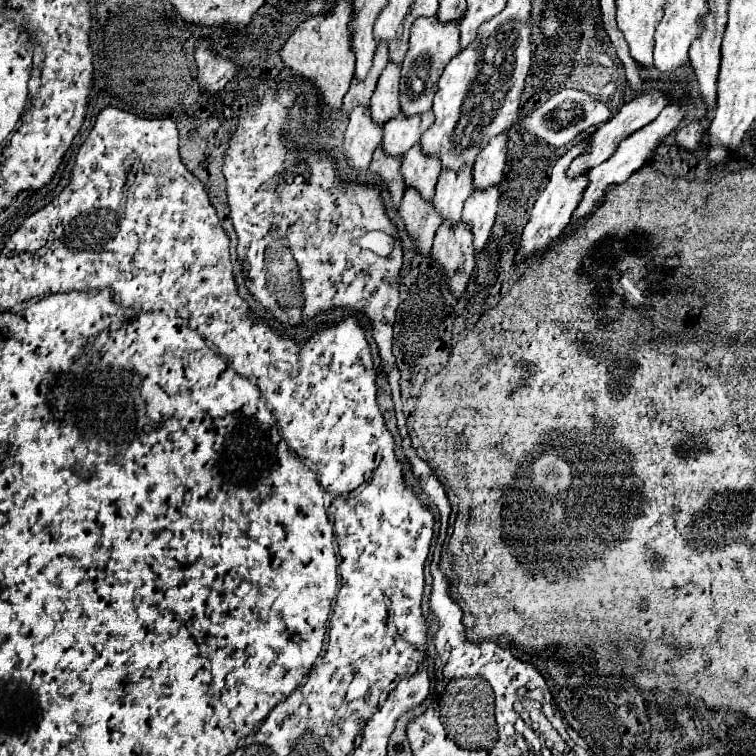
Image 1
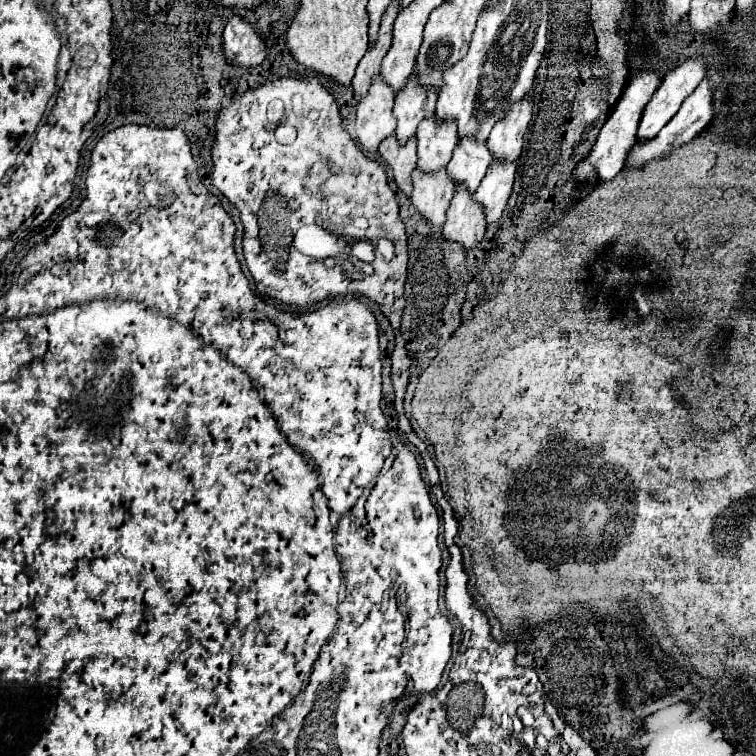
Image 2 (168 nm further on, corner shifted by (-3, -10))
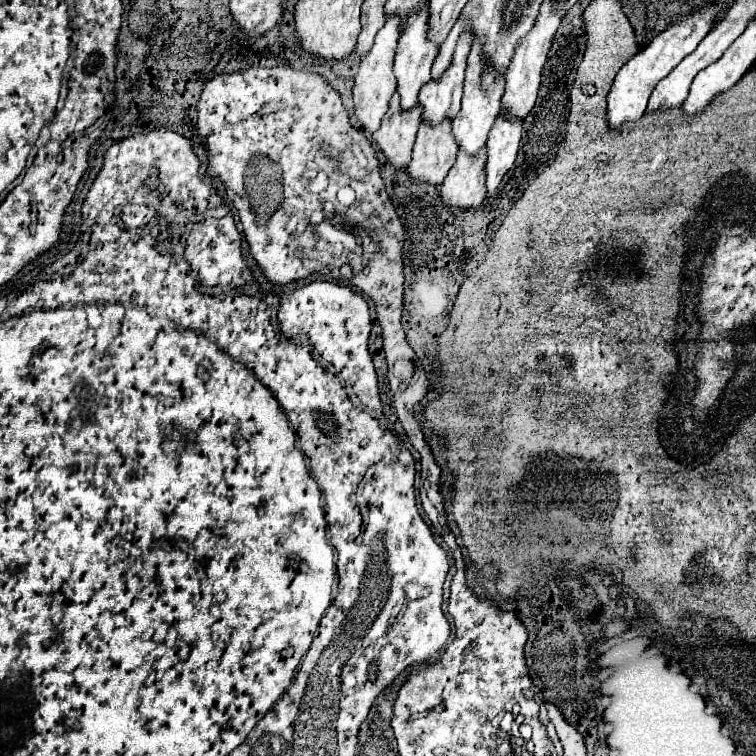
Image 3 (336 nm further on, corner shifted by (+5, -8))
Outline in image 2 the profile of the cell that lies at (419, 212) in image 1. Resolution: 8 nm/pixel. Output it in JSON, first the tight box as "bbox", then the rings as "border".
{"bbox":[411,169,455,229],"border":[[[415,169],[413,175],[413,195],[411,203],[417,213],[427,219],[435,229],[443,229],[445,215],[451,205],[451,197],[455,193],[455,185],[447,179],[445,169],[439,175],[423,175],[423,171]]]}

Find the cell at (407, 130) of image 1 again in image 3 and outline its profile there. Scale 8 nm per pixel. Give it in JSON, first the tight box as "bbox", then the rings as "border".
{"bbox":[395,3,439,109],"border":[[[427,3],[413,13],[407,15],[407,25],[403,29],[403,35],[399,37],[399,47],[397,47],[397,57],[395,57],[395,77],[397,77],[397,91],[401,95],[401,107],[409,109],[417,103],[419,89],[431,79],[431,65],[439,53],[439,45],[429,39],[429,13],[427,13]]]}

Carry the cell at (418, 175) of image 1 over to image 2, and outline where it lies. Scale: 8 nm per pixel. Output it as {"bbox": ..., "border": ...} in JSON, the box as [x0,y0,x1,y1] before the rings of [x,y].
{"bbox":[417,117,457,173],"border":[[[435,117],[419,123],[417,131],[417,167],[423,173],[435,173],[451,161],[453,149],[457,145],[455,123],[437,125]]]}

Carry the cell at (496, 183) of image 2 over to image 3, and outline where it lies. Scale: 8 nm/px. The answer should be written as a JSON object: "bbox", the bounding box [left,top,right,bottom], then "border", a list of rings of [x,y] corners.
{"bbox":[487,115,523,197],"border":[[[499,115],[489,131],[487,139],[487,191],[489,197],[495,195],[503,175],[511,169],[517,157],[519,141],[521,141],[521,127],[523,119]]]}

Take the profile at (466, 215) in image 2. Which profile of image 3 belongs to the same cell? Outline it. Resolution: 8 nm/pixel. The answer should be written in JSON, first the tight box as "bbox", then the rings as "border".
{"bbox":[441,149,487,207],"border":[[[463,149],[457,151],[457,161],[441,183],[441,197],[451,207],[479,207],[487,195],[485,189],[485,163],[487,149],[477,155],[469,155]]]}

